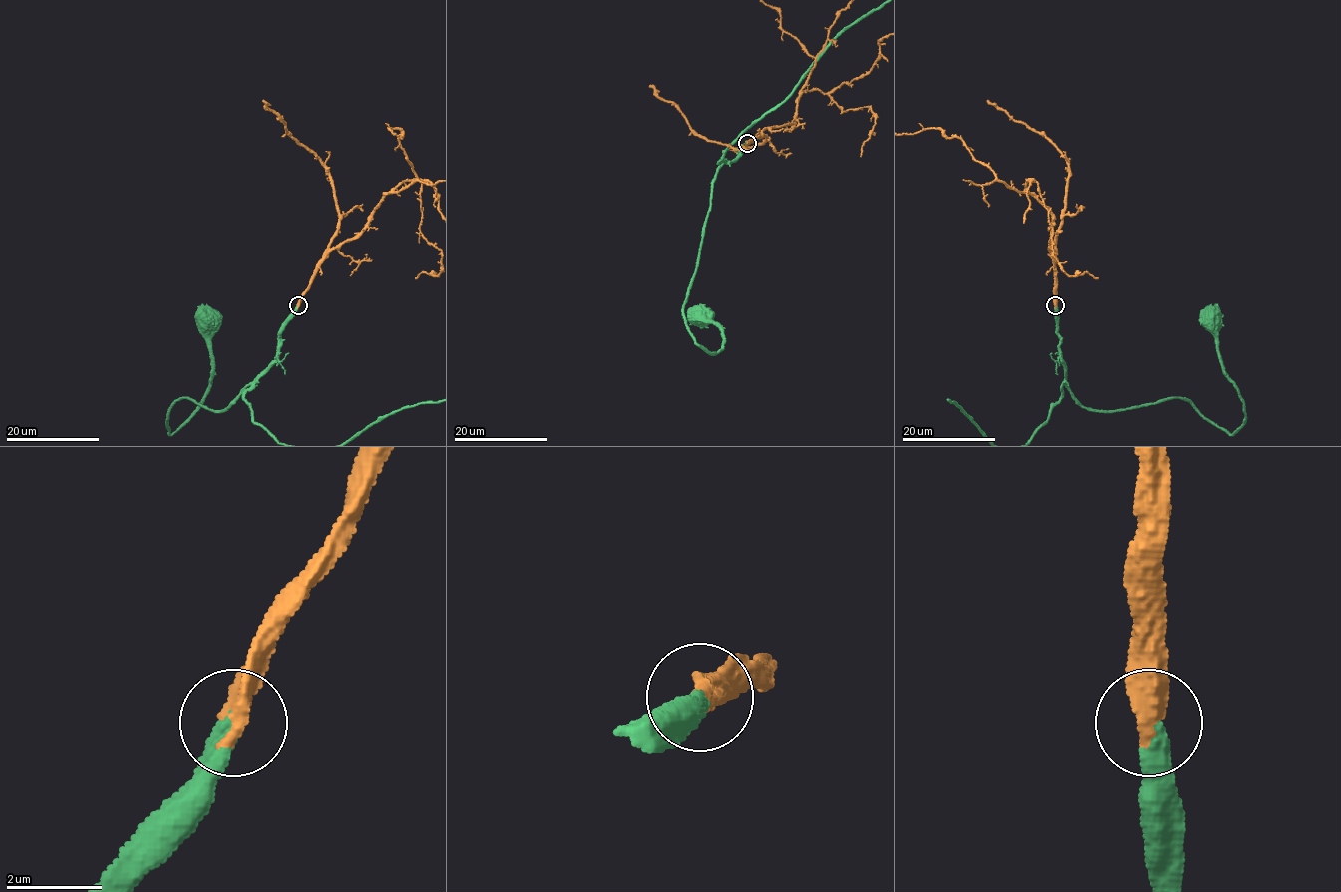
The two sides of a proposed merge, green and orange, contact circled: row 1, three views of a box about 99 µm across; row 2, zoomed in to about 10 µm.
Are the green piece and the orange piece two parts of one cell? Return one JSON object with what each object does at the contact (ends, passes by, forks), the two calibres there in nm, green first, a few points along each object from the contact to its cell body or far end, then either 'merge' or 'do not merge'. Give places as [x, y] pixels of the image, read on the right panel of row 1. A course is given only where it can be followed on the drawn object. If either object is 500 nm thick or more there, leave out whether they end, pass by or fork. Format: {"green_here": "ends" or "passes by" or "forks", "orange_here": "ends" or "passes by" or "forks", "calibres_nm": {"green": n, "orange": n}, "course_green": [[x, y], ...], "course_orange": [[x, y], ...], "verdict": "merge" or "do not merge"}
{"green_here": "ends", "orange_here": "ends", "calibres_nm": {"green": 400, "orange": 480}, "course_green": [[1055, 305], [1064, 383], [1081, 405], [1118, 410], [1184, 398], [1229, 434], [1245, 414], [1223, 367], [1212, 319]], "verdict": "merge"}

